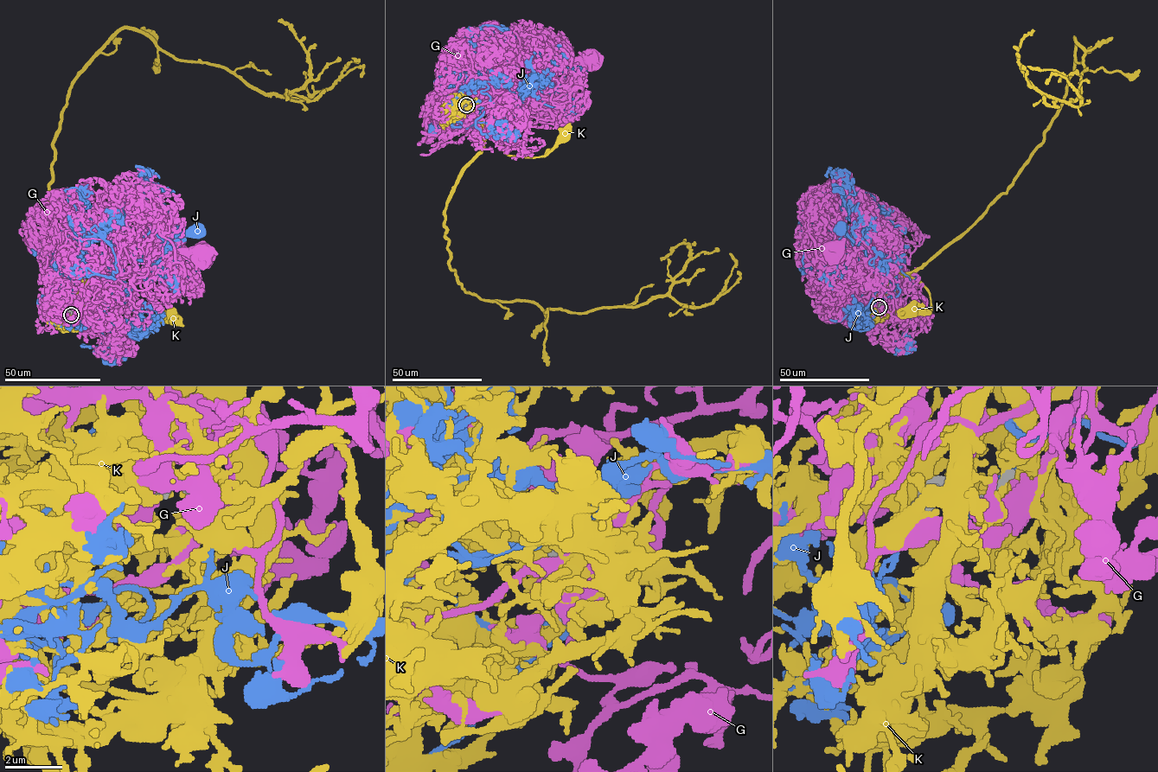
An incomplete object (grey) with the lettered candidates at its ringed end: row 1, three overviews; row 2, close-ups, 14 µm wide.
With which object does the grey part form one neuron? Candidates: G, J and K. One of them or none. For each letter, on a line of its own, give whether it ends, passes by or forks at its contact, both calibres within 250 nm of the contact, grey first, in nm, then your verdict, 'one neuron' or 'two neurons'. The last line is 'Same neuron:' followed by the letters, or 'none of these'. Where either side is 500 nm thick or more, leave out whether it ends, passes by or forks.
G: calibres 700 and 550 nm; two neurons
J: calibres 700 and 130 nm; two neurons
K: calibres 750 and 480 nm; two neurons
Same neuron: none of these

